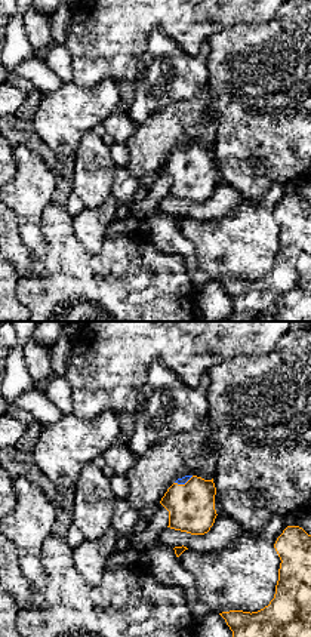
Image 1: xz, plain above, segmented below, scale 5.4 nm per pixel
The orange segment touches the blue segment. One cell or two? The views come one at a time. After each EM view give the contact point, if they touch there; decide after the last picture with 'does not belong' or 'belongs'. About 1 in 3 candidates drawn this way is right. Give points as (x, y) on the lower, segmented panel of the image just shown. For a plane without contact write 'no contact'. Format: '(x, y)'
(185, 483)

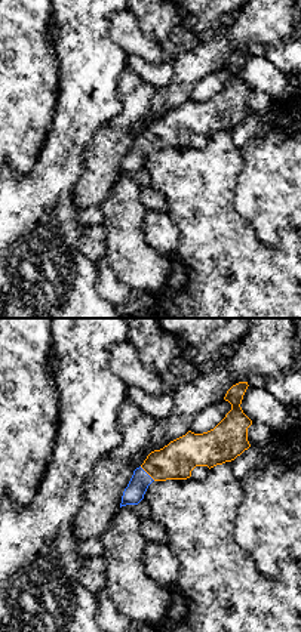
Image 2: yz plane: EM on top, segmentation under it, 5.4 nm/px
(147, 472)

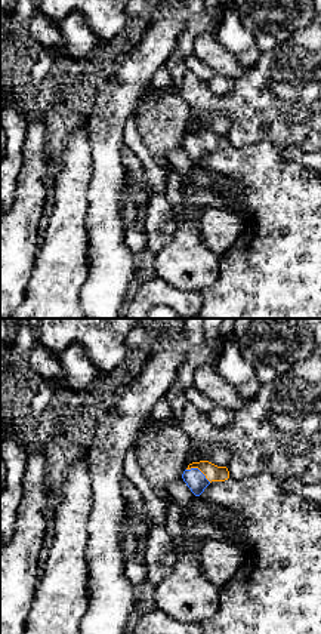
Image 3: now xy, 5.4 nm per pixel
(198, 468)

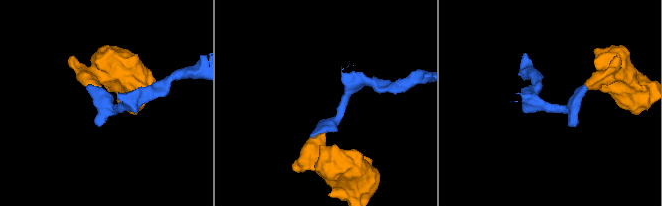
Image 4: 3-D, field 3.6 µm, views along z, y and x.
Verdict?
belongs

